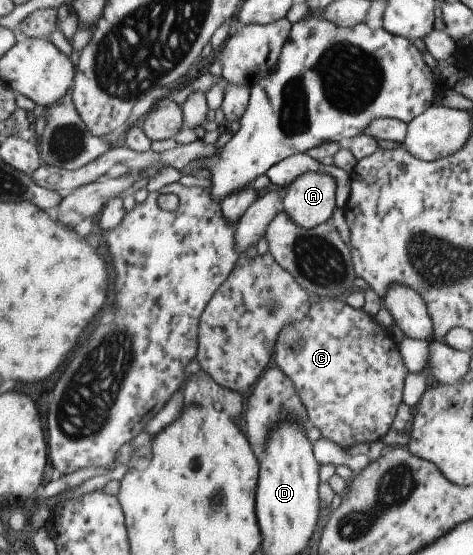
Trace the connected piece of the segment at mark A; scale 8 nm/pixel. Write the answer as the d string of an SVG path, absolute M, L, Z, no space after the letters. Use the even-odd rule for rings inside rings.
M322 172L299 175L286 188L281 210L304 229L325 223L335 208L336 182Z

